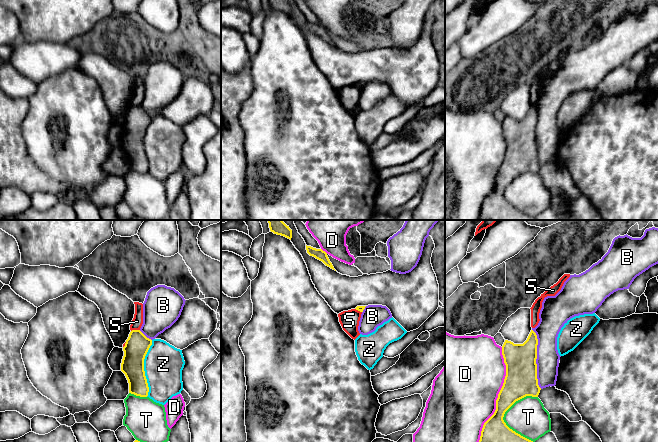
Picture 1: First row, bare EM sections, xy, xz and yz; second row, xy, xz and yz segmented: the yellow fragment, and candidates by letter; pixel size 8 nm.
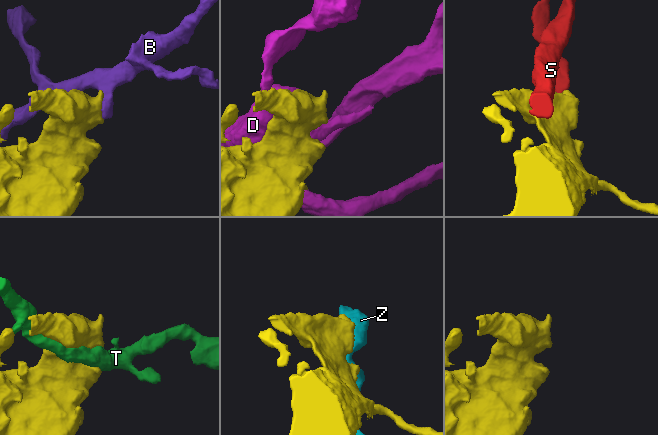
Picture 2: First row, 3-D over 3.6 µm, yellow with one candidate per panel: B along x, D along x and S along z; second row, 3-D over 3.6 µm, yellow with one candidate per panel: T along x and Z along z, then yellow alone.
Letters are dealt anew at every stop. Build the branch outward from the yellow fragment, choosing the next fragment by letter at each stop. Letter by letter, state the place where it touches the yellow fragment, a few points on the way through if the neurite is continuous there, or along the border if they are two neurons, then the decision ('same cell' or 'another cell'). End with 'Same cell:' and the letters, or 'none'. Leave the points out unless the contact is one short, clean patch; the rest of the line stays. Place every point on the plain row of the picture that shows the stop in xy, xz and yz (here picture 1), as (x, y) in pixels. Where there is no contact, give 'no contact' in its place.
B: yz (536, 134) | another cell
D: yz (498, 171) | another cell
S: xy (135, 106) | along xy (139, 105), (131, 107) | another cell
T: yz (503, 197) | another cell
Z: xy (143, 144) | along xy (152, 116), (144, 135), (144, 151), (148, 163), (146, 172) | another cell
Same cell: none

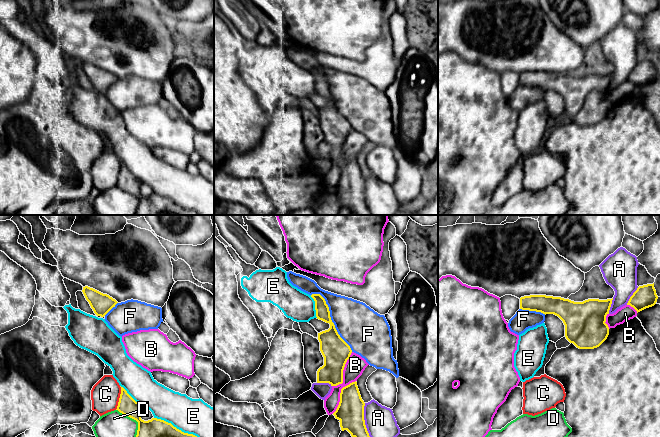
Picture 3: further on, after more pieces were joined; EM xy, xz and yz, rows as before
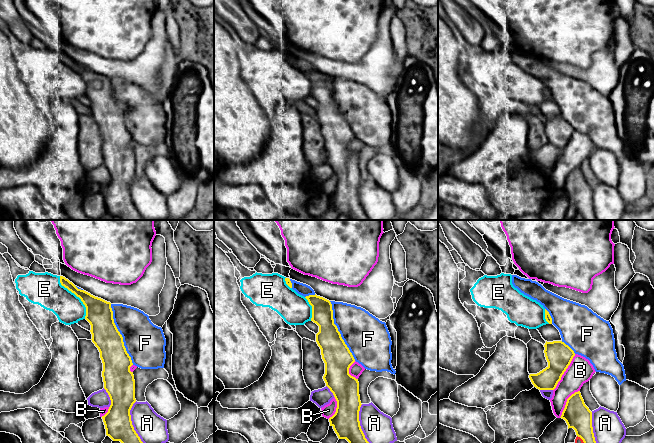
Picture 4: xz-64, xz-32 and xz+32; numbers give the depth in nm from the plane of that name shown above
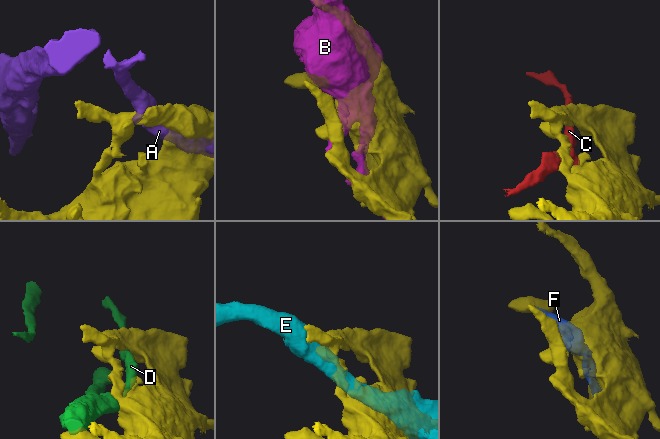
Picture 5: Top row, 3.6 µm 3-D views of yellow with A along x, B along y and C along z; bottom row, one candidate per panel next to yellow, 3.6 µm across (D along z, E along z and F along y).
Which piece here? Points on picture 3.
A: xz (364, 197) | another cell
B: xz (342, 148) | another cell
C: xy (119, 174) | another cell
D: xy (135, 195) | another cell
E: xy (130, 172) | another cell
F: xz (330, 95) | another cell
Same cell: none

